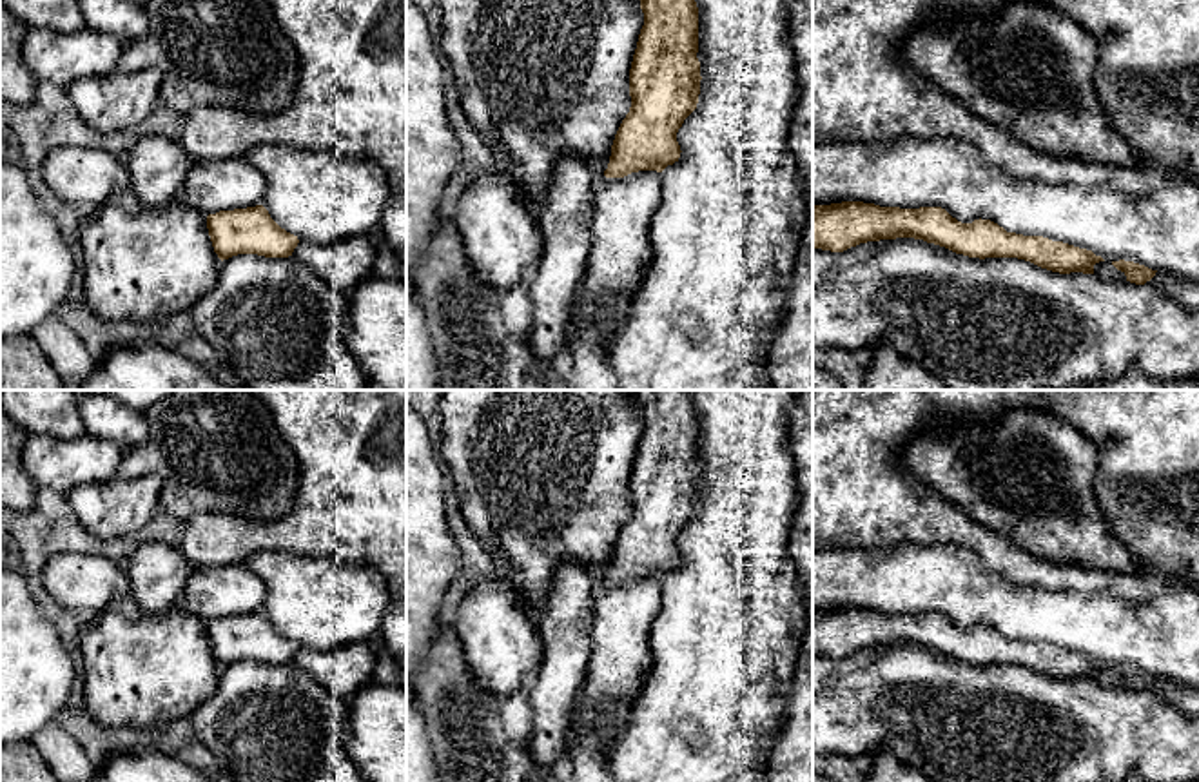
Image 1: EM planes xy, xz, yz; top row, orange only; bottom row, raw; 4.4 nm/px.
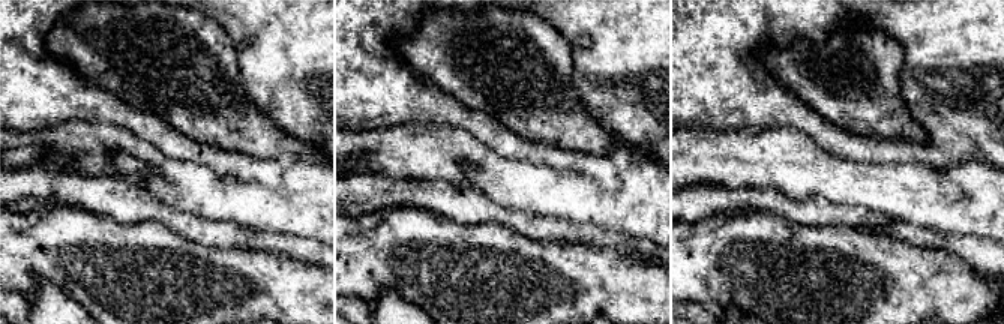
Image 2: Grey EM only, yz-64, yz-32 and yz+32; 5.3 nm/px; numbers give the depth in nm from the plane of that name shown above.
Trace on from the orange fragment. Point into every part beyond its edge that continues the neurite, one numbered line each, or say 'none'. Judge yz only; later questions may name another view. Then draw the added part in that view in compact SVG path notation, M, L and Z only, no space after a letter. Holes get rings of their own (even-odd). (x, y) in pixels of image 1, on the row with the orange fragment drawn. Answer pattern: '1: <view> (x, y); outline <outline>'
none

